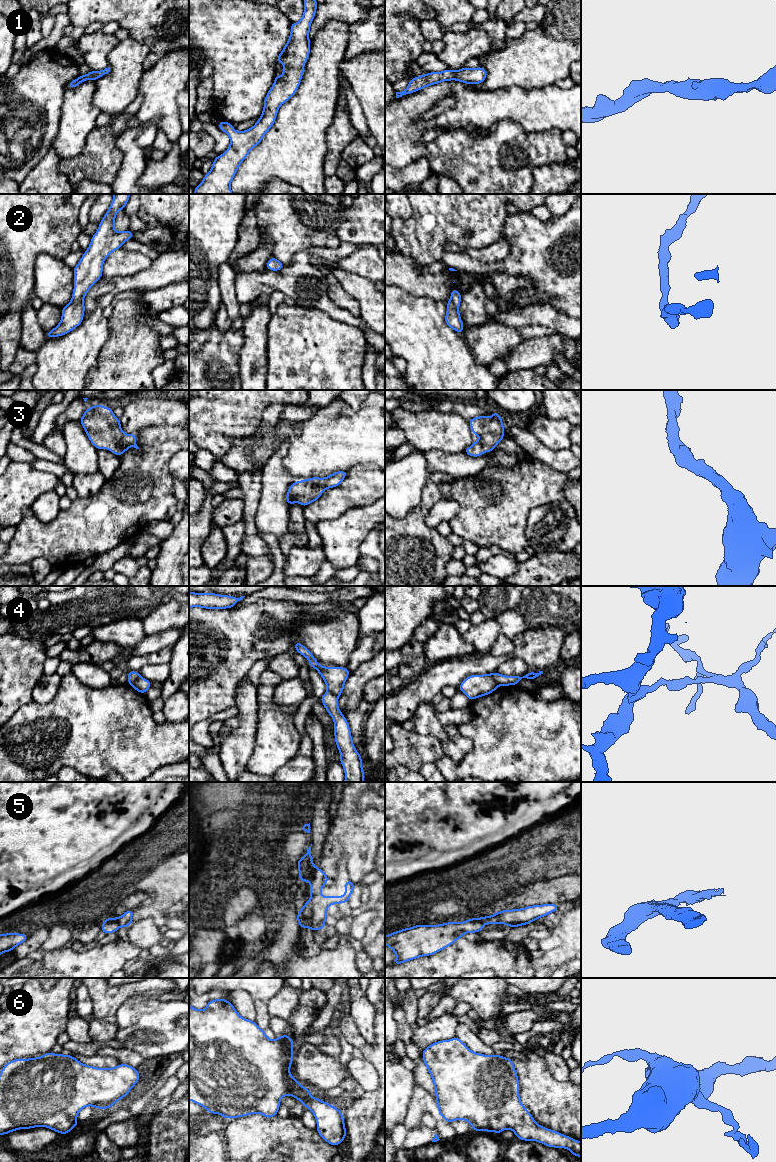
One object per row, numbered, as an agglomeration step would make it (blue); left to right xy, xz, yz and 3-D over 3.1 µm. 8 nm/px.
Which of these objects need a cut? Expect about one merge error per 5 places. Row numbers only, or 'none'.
4, 5

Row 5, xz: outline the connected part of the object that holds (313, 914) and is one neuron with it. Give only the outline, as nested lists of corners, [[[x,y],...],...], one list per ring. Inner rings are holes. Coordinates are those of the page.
[[[315,868],[310,879],[311,897],[297,913],[297,921],[300,928],[323,930],[326,926],[327,907],[333,904],[347,903],[355,885],[351,880],[345,881],[344,896],[321,896],[320,892],[329,882],[327,875],[319,868]]]

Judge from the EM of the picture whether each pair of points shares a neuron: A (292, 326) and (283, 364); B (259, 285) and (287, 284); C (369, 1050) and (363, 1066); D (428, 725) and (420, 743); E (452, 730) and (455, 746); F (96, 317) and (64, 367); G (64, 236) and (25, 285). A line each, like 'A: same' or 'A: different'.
A: same
B: same
C: different
D: different
E: same
F: same
G: same

